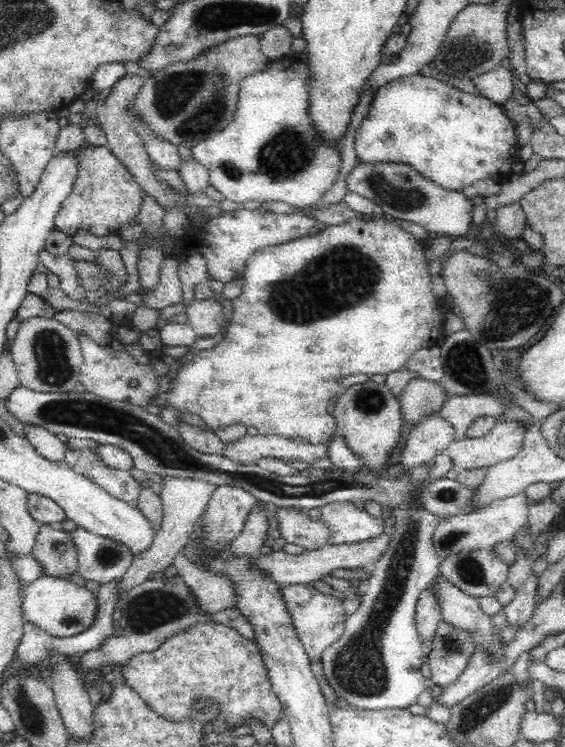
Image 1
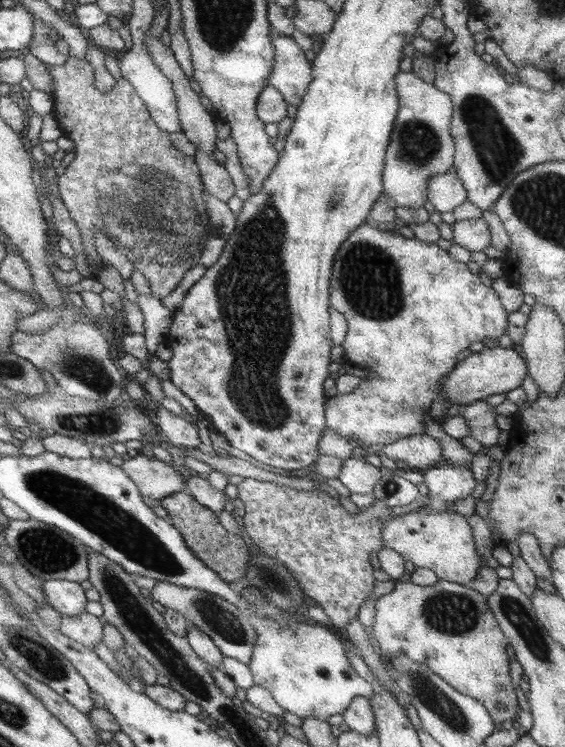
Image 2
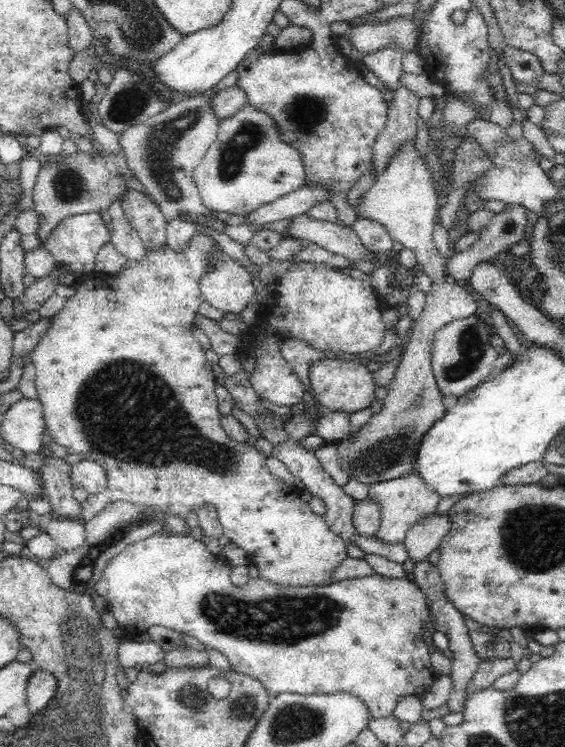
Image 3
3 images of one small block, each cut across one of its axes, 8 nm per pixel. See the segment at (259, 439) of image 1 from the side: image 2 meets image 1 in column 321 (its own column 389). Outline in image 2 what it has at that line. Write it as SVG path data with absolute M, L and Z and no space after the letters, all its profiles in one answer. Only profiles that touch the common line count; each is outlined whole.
M425 433L397 439L395 442L383 445L379 452L394 462L397 460L404 462L407 469L422 473L444 460L437 440Z

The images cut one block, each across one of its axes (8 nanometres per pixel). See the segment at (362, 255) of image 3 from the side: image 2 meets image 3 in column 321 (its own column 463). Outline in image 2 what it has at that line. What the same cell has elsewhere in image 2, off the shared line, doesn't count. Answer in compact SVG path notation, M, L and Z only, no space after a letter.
M481 217L455 221L451 228L452 242L469 250L469 253L483 251L491 244L488 223Z

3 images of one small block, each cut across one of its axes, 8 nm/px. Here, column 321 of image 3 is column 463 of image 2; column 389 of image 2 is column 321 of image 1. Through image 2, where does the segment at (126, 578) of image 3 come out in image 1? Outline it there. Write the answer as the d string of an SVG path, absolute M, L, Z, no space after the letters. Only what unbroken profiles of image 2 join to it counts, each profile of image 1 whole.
M314 583L280 587L279 593L291 618L292 628L308 655L309 663L320 661L324 650L344 634L344 622L347 616L342 597L335 593L324 594L314 587Z

